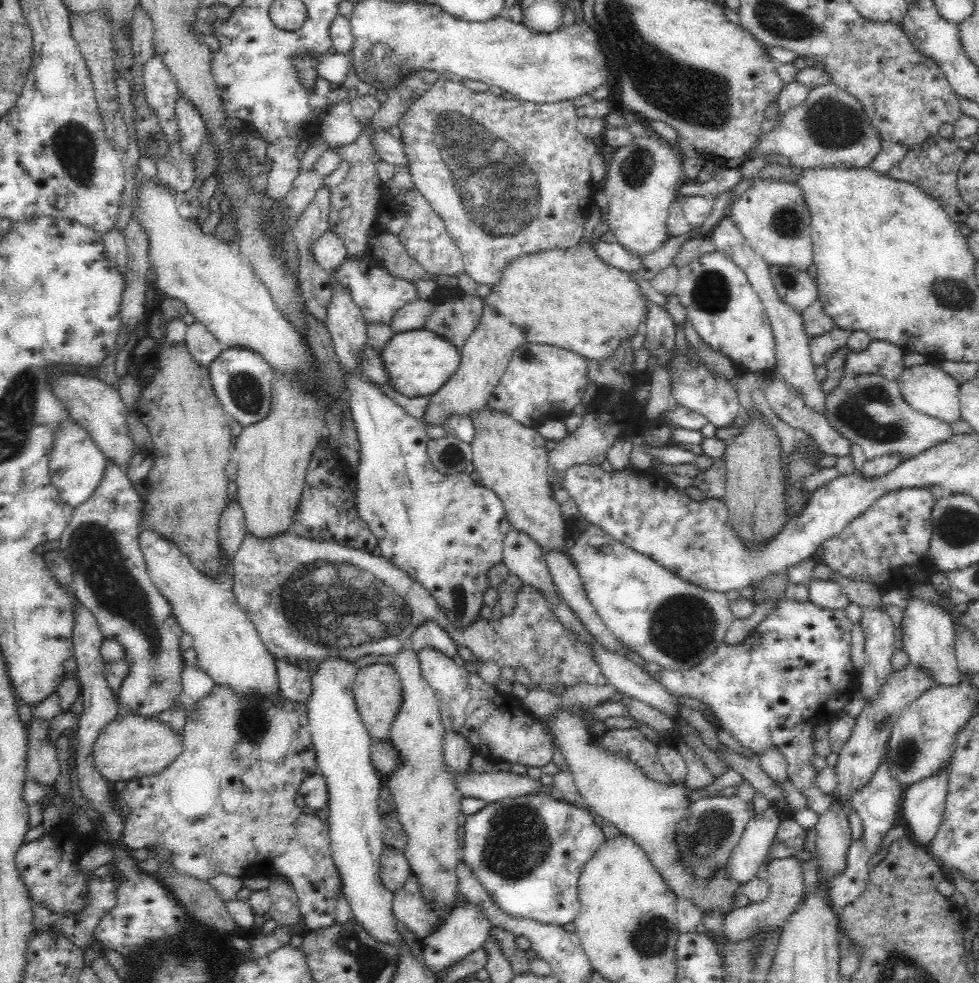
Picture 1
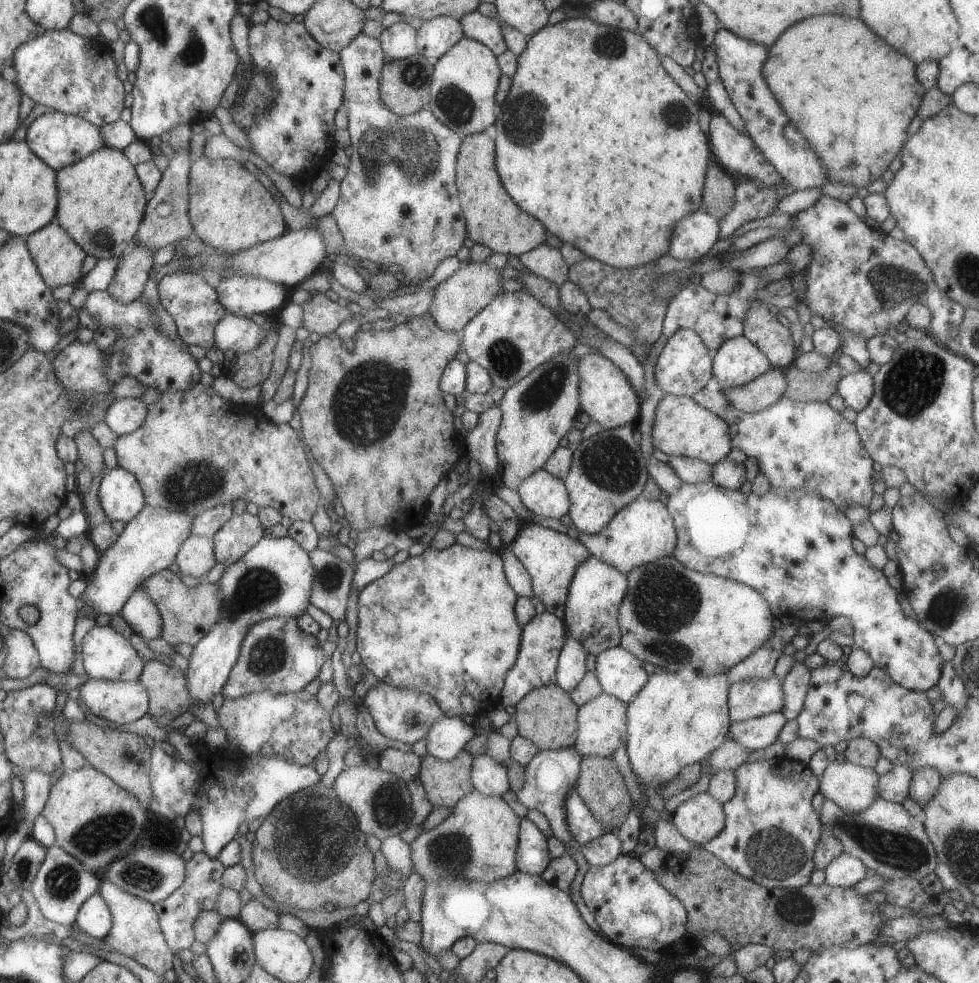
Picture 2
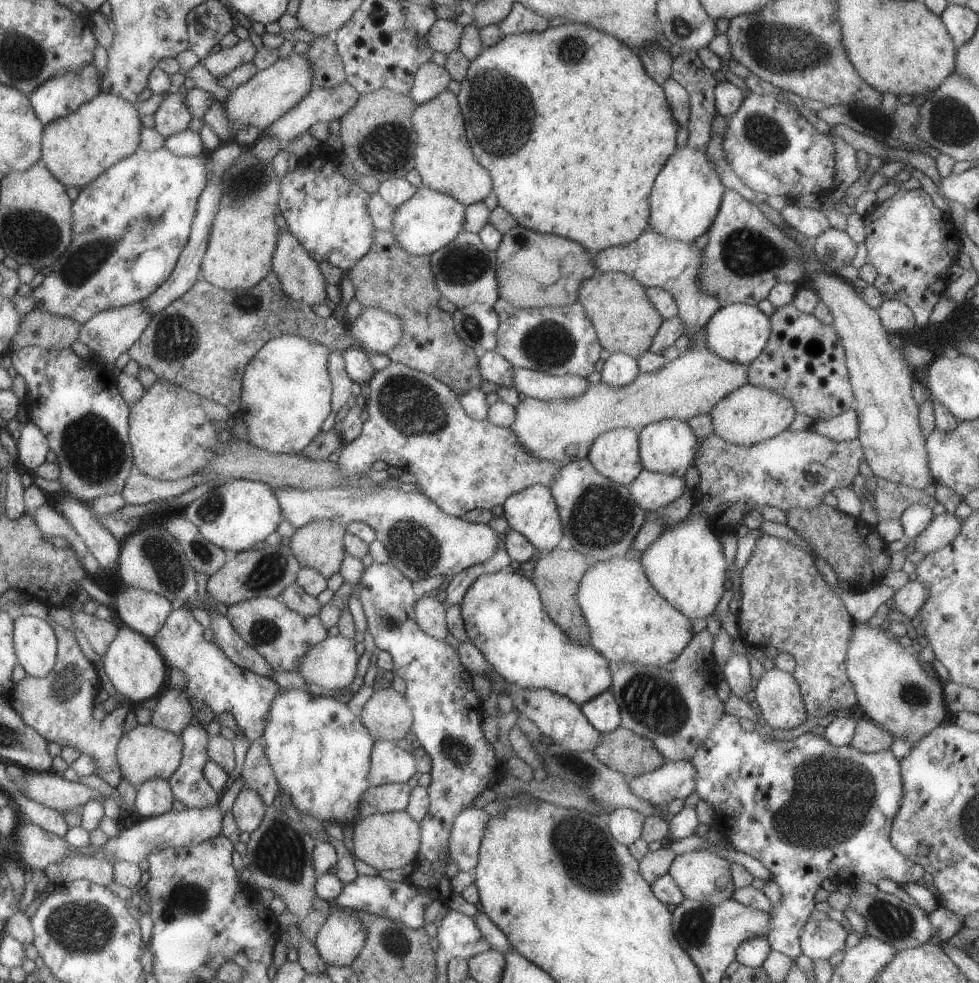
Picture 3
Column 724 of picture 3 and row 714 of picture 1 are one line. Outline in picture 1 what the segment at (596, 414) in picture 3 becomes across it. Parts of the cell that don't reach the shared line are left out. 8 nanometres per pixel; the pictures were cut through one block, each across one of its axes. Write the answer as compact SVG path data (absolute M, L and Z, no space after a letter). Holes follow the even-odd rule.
M373 663L357 667L353 678L353 695L356 708L360 713L364 726L368 729L371 740L380 742L389 738L390 726L398 714L402 704L402 683L398 679L396 669L390 664Z

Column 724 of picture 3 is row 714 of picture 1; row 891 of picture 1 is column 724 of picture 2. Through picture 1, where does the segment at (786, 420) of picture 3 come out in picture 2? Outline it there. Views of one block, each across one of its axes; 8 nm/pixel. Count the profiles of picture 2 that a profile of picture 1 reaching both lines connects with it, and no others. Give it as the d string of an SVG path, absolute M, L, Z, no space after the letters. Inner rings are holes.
M666 394L654 410L651 427L652 446L669 456L682 456L715 464L731 450L729 428L724 420L697 404L692 397Z

